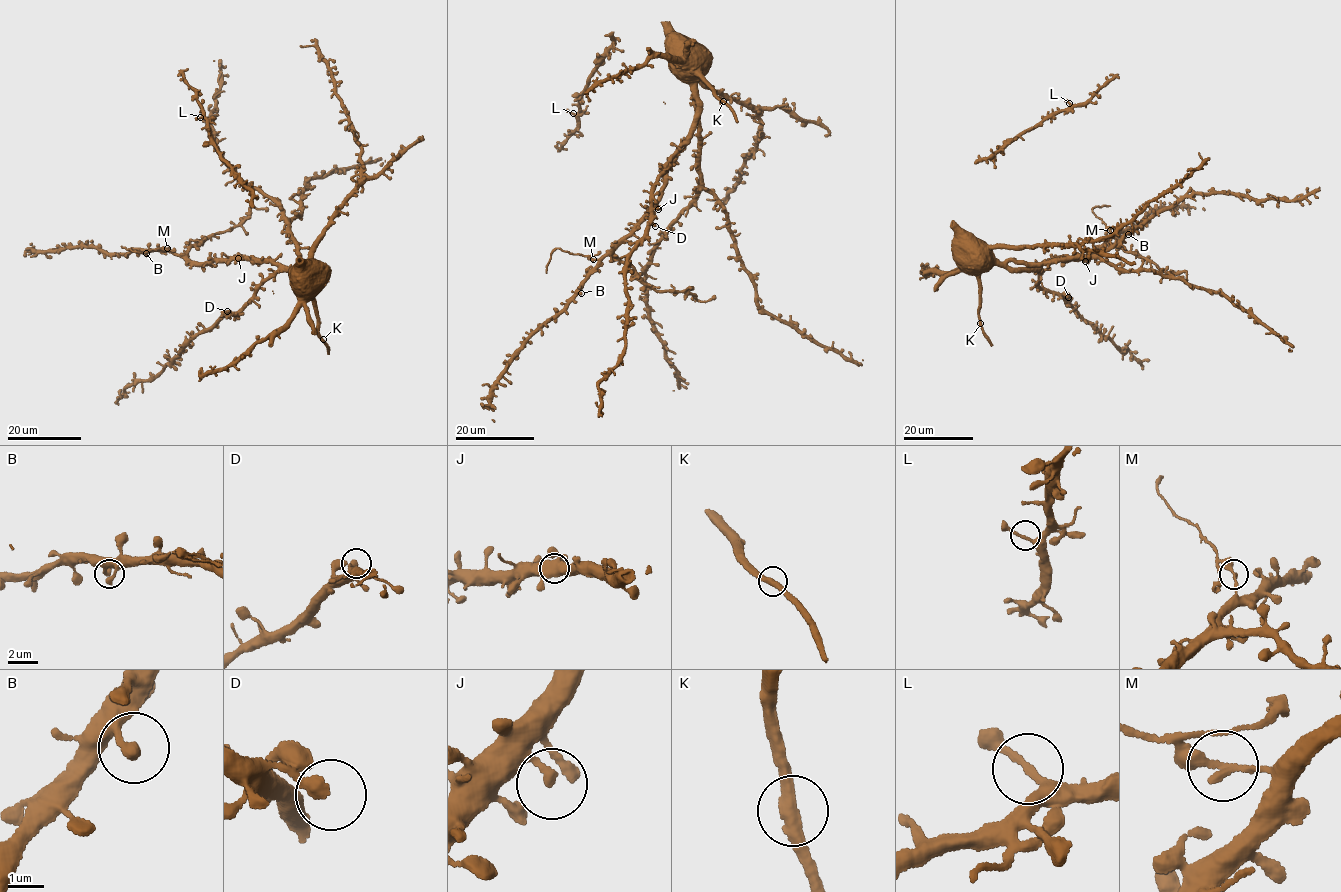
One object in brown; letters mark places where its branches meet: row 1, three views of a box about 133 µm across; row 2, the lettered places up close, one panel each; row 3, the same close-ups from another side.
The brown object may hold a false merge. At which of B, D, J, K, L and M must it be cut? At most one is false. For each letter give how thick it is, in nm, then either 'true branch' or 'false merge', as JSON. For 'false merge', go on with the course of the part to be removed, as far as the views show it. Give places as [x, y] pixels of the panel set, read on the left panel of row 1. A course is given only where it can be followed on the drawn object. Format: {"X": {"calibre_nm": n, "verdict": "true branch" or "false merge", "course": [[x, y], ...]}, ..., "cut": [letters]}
{"B": {"calibre_nm": 320, "verdict": "true branch"}, "D": {"calibre_nm": 400, "verdict": "true branch"}, "J": {"calibre_nm": 240, "verdict": "true branch"}, "K": {"calibre_nm": 400, "verdict": "true branch"}, "L": {"calibre_nm": 240, "verdict": "true branch"}, "M": {"calibre_nm": 260, "verdict": "false merge", "course": [[166, 249], [142, 253], [121, 246]]}, "cut": ["M"]}

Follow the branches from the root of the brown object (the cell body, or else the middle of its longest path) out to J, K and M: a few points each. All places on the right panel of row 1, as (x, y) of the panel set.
J: (970, 242), (962, 242), (965, 249), (979, 247), (1011, 268), (1037, 268), (1054, 259), (1085, 261)
K: (970, 242), (962, 242), (962, 245), (967, 269), (979, 283), (980, 323)
M: (970, 242), (962, 242), (965, 249), (979, 247), (1011, 268), (1035, 268), (1054, 259), (1091, 255), (1110, 230)

